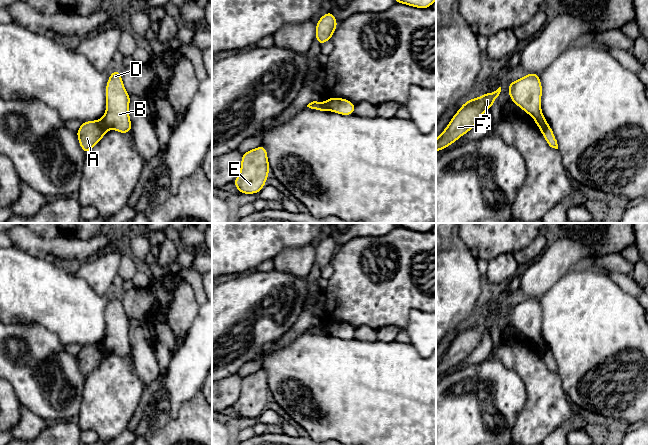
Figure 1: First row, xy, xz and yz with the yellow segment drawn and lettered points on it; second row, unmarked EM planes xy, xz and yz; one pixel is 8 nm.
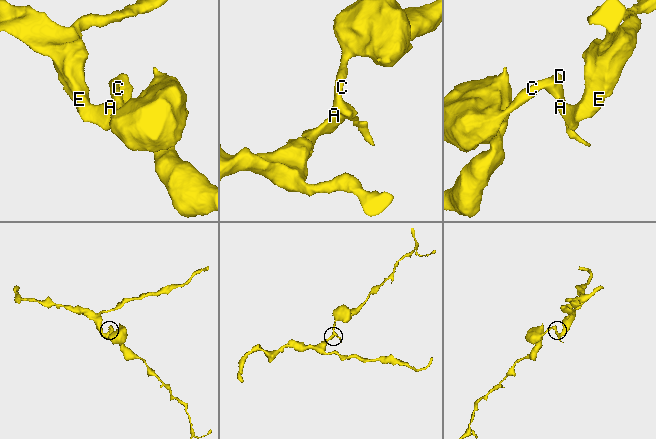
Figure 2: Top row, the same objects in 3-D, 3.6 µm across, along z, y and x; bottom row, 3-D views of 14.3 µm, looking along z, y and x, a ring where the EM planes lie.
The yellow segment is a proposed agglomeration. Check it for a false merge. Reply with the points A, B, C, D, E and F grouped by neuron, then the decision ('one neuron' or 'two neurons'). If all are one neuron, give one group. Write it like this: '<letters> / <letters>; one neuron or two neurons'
A E / B C D F; two neurons

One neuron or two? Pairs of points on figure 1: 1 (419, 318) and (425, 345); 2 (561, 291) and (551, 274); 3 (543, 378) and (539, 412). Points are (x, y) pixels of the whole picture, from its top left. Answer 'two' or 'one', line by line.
1: one
2: two
3: one

